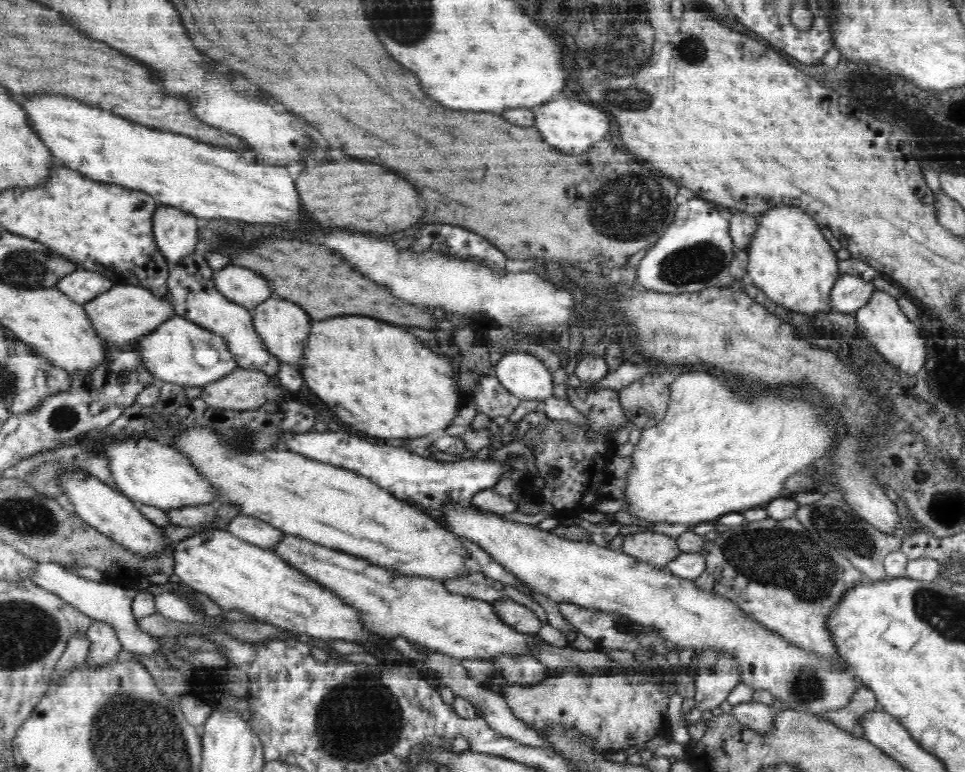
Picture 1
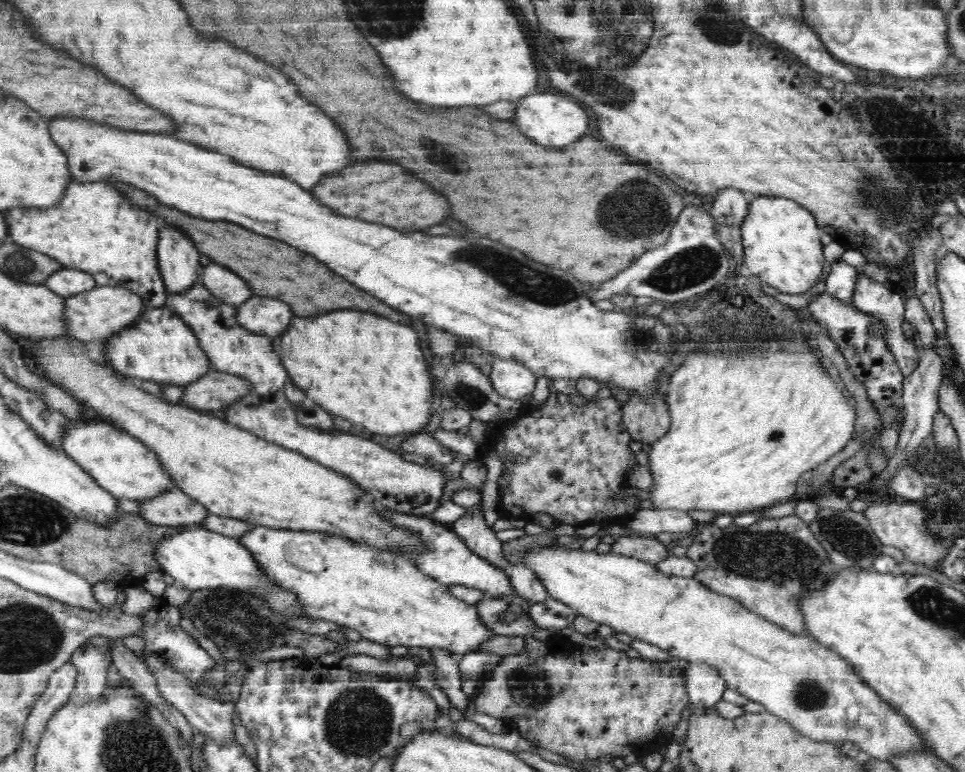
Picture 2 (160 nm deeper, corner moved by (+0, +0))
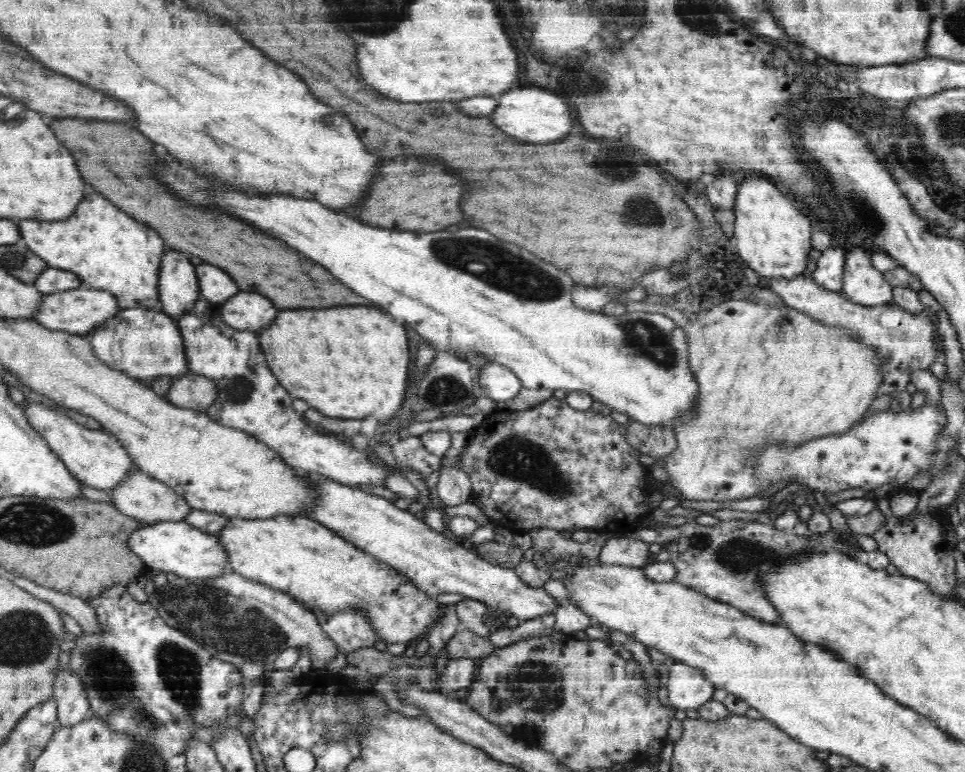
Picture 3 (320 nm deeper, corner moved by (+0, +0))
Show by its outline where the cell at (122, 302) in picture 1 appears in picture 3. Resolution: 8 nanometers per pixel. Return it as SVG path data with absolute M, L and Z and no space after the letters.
M85 285L71 291L47 294L39 308L35 321L42 326L54 331L66 331L73 335L86 335L108 319L114 318L121 311L119 301L111 292L90 290Z

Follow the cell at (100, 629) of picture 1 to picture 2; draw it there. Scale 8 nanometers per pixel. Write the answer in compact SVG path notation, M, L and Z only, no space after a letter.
M90 645L72 653L69 663L76 667L76 684L72 698L78 701L92 701L105 689L107 668L112 660L109 649Z

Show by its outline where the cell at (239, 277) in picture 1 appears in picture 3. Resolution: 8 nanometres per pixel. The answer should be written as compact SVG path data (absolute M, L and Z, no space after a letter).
M202 262L195 266L200 296L212 303L222 303L238 294L240 288L233 278L212 263Z

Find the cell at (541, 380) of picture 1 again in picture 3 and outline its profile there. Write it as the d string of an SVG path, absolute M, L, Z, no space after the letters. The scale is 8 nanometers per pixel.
M496 360L483 366L477 378L480 393L492 400L510 400L522 388L521 380L507 366Z

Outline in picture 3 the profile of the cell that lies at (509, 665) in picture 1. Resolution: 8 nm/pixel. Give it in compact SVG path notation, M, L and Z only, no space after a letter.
M470 658L450 659L445 671L437 672L439 692L453 695L461 688L470 688L475 679L478 661Z

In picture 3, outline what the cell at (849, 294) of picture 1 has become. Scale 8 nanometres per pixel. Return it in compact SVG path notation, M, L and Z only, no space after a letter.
M838 245L827 248L821 251L811 279L820 287L824 287L825 290L840 293L843 290L844 263L844 248Z

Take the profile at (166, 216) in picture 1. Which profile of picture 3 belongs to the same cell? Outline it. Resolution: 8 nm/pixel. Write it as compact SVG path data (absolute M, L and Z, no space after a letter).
M166 249L162 256L159 276L159 308L174 317L178 323L180 316L192 308L199 300L199 281L195 266L187 253Z

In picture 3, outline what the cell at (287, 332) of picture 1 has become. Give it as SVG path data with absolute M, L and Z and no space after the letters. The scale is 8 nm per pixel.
M240 291L222 302L220 314L230 328L256 333L274 322L278 310L265 295Z

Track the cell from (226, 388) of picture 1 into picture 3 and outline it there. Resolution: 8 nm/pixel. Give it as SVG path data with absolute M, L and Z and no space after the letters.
M192 374L175 377L165 399L178 408L190 408L204 413L219 394L218 384L206 376Z

